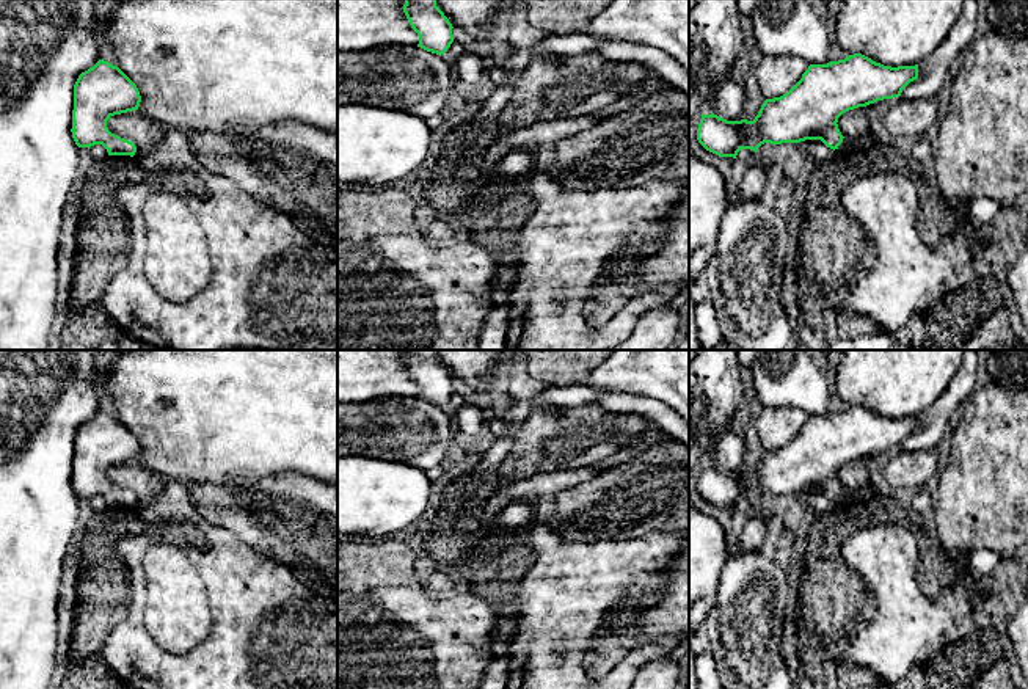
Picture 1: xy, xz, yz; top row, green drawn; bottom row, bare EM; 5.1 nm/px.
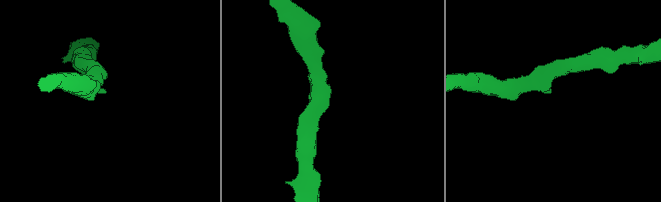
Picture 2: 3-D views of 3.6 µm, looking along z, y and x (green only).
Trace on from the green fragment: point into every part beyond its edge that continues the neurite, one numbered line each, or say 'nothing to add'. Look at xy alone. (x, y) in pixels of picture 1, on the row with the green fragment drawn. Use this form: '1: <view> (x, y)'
nothing to add

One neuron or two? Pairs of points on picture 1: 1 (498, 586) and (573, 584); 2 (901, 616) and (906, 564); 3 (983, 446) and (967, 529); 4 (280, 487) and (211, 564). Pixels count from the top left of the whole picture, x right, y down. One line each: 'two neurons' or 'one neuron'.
1: two neurons
2: one neuron
3: one neuron
4: two neurons

